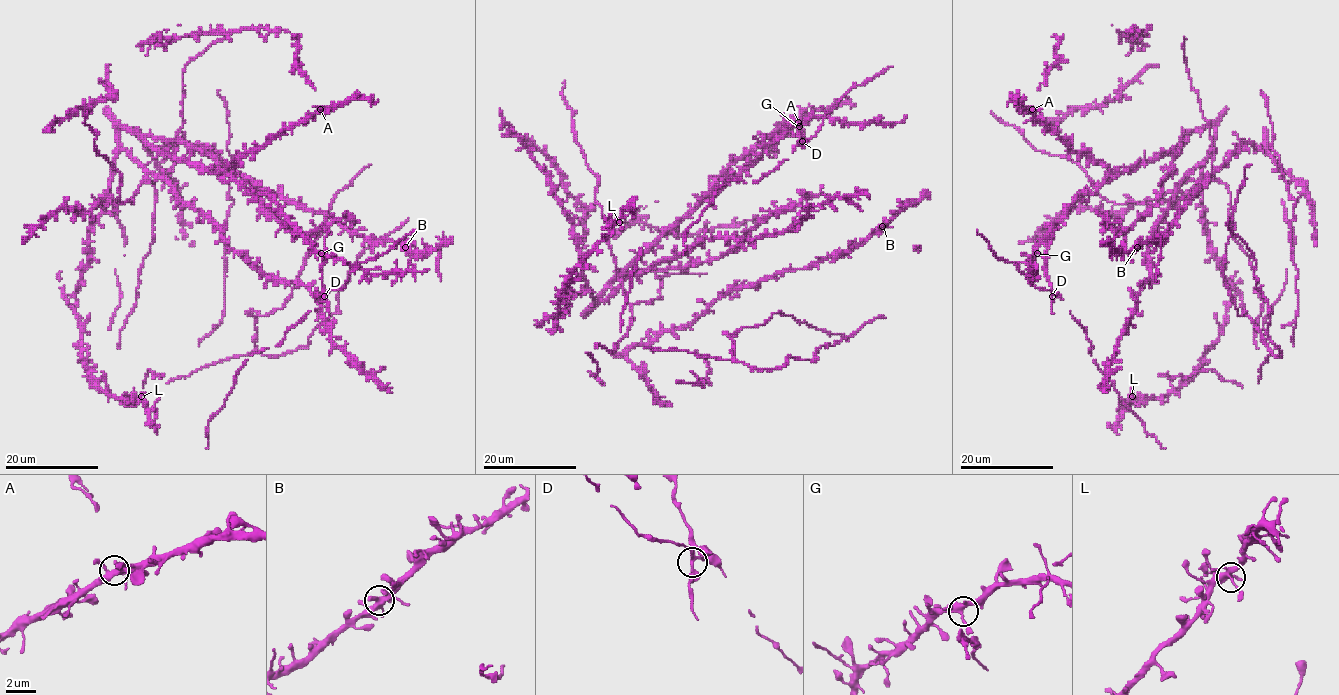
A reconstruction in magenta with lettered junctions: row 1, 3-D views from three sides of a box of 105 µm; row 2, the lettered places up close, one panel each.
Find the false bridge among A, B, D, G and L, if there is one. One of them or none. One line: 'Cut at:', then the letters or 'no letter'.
Cut at: D

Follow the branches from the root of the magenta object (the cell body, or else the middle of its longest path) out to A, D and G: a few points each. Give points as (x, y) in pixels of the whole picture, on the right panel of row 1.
A: (1224, 273), (1211, 249), (1202, 199), (1211, 125), (1193, 129), (1168, 152), (1111, 172), (1075, 152), (1032, 109)
D: (1224, 273), (1202, 199), (1215, 129), (1202, 125), (1168, 152), (1109, 174), (1052, 225), (1037, 249), (1052, 295)
G: (1224, 273), (1202, 199), (1211, 125), (1083, 192), (1037, 253)

